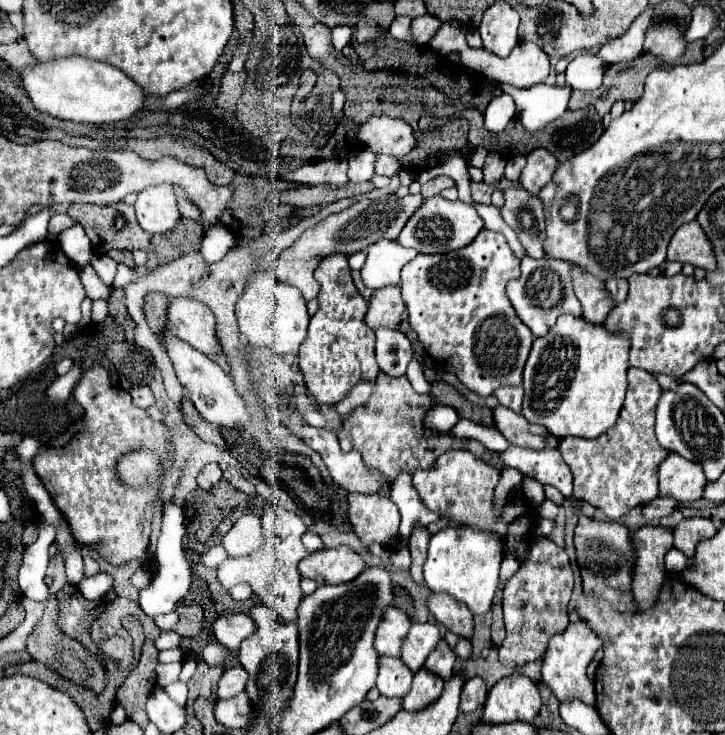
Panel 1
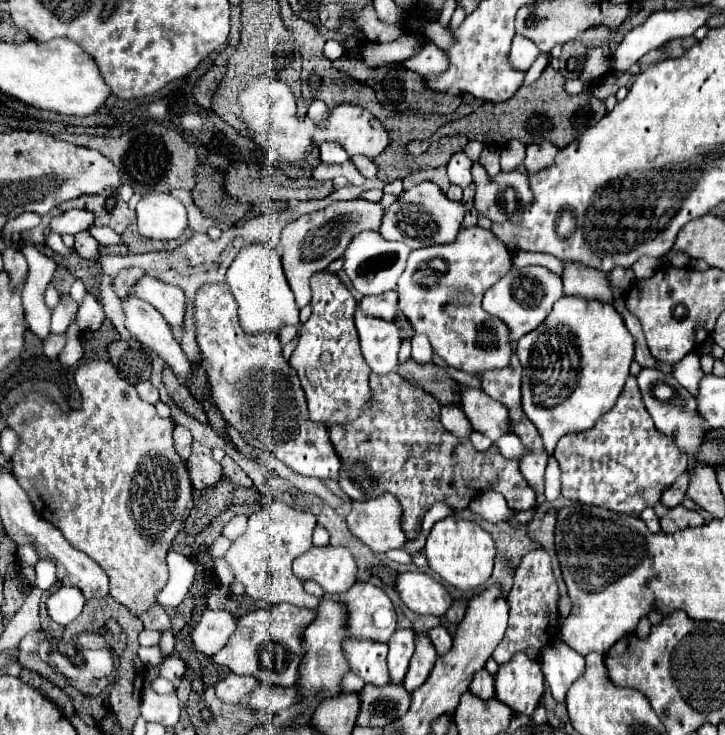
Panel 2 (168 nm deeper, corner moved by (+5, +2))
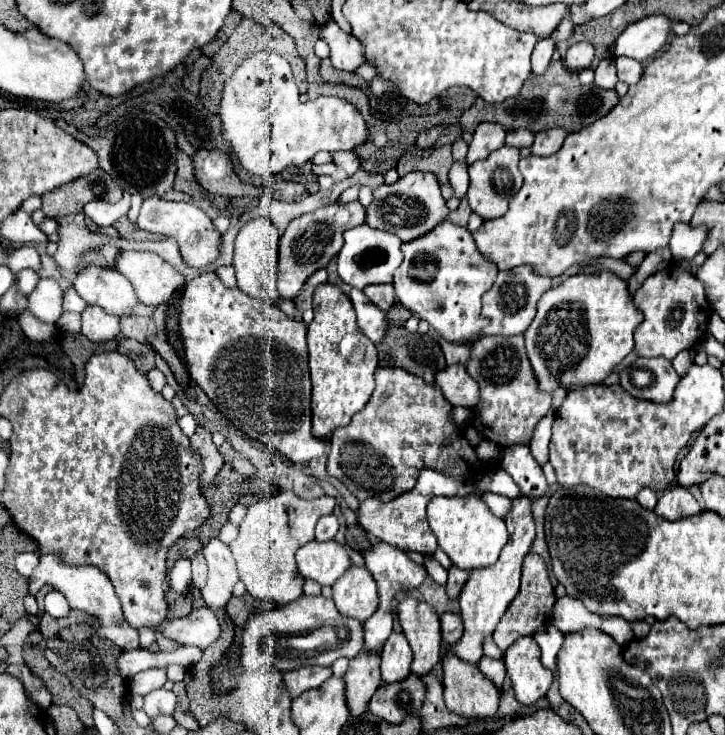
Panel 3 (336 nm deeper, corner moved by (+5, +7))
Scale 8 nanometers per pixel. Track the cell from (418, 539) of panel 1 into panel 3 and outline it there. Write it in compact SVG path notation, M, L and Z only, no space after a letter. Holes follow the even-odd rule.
M380 366L376 370L374 394L364 410L346 428L338 428L330 440L328 474L338 478L360 502L368 498L390 502L410 492L422 468L466 480L482 476L486 466L464 440L450 410L452 404L438 386L428 386L422 378L396 366Z

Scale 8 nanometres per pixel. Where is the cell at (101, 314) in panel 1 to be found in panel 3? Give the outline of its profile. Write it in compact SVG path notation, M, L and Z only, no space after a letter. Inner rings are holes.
M88 306L82 312L82 334L92 342L110 342L122 336L120 318L100 306Z

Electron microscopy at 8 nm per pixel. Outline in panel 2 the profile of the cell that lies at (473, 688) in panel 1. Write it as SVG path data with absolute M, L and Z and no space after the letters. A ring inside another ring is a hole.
M480 669L474 675L472 683L470 683L470 693L476 695L476 697L480 697L480 699L484 699L484 701L492 699L494 697L494 677L488 671Z

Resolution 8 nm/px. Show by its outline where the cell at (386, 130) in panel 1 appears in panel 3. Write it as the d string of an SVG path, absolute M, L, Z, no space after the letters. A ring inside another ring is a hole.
M274 50L252 54L234 70L230 80L224 84L218 116L222 120L224 142L232 148L240 166L246 172L256 176L272 176L282 172L288 166L300 166L308 162L316 152L322 152L322 150L328 150L328 152L354 150L356 146L362 146L368 136L364 118L350 102L344 102L336 96L318 98L314 102L300 102L290 64Z

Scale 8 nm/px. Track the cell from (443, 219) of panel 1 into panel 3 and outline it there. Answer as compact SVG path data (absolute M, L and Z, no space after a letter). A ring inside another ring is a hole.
M408 172L398 182L390 186L382 186L374 192L372 204L366 208L366 224L378 230L388 230L396 234L402 242L410 242L426 232L430 232L436 224L440 224L448 216L446 202L440 194L438 180L432 172Z

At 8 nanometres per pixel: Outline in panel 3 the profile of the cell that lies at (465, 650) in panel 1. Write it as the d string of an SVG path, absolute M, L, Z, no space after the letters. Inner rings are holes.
M452 566L452 568L448 570L448 582L446 582L446 592L448 592L450 600L456 600L456 598L458 598L458 594L460 594L462 586L466 584L468 576L470 576L470 572L466 572L466 570L460 570L460 568L456 568L456 566Z

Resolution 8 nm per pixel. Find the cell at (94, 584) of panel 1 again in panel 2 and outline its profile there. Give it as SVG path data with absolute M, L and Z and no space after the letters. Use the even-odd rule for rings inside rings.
M60 587L56 593L52 593L46 601L48 607L48 615L60 623L60 625L68 625L72 623L84 609L86 599L84 593L78 587Z

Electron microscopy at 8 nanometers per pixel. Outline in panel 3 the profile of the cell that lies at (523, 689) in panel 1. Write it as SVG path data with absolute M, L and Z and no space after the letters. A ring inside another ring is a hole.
M520 638L504 652L504 664L516 698L522 704L532 704L546 696L554 674L540 662L540 646L534 638Z

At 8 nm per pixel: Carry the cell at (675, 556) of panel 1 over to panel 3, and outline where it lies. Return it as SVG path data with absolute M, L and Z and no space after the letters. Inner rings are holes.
M640 490L640 494L636 496L636 500L638 500L646 510L654 510L658 496L656 496L654 490Z

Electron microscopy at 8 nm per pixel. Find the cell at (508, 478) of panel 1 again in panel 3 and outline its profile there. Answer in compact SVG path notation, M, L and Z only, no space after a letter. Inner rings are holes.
M436 496L428 504L428 522L438 538L438 546L450 556L452 564L464 570L474 570L478 566L492 566L504 544L508 542L508 530L502 518L494 516L482 498L446 498Z

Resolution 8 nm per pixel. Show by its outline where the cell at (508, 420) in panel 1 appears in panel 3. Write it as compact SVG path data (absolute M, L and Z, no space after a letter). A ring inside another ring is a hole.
M450 364L440 370L440 374L436 374L436 384L452 406L472 408L478 402L478 384L468 376L464 364Z

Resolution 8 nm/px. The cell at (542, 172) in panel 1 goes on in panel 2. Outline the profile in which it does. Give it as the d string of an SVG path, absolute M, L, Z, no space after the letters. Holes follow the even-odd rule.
M552 143L528 145L528 147L526 147L526 159L524 159L524 165L526 165L528 175L538 173L538 171L550 167L550 165L554 163L556 153L558 153L558 149L556 149Z

